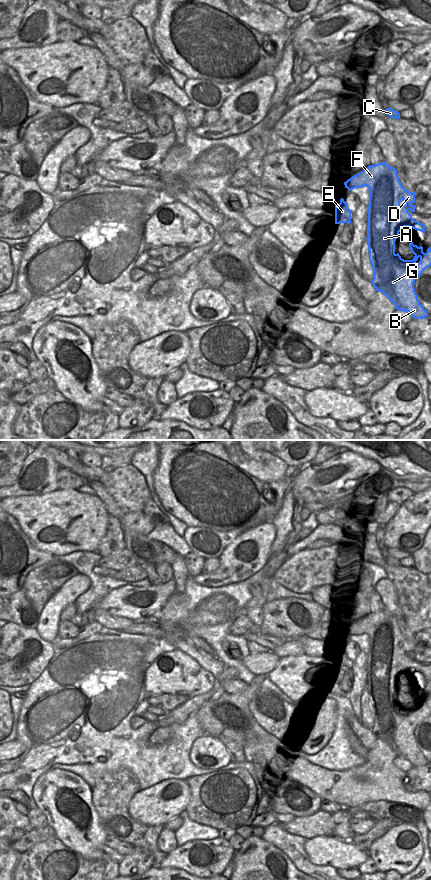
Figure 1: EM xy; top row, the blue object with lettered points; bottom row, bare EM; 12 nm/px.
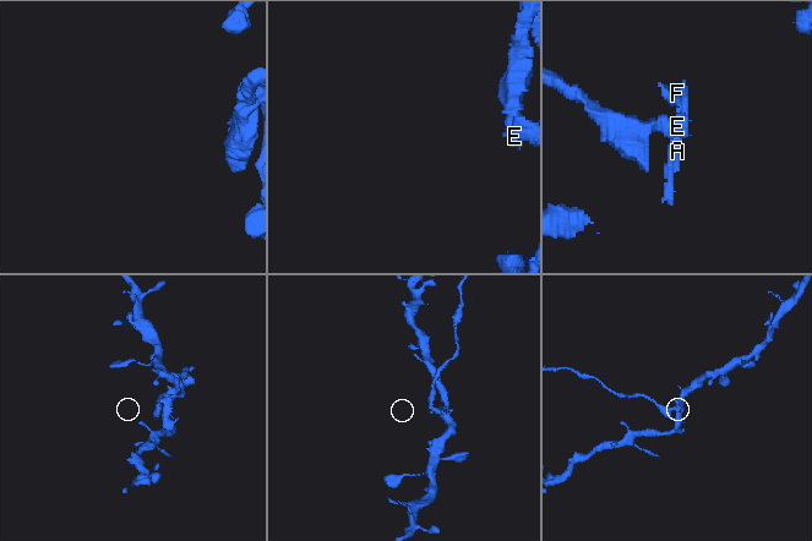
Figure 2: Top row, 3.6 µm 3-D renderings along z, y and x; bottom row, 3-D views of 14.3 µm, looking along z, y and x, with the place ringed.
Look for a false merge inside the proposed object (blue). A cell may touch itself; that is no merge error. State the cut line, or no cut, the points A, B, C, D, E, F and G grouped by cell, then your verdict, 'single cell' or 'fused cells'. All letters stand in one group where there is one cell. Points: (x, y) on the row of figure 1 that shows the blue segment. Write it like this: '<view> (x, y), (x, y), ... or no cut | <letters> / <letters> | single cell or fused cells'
xy (347, 187), (354, 188) | A B C D F G / E | fused cells

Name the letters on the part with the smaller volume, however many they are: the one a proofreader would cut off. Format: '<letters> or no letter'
E

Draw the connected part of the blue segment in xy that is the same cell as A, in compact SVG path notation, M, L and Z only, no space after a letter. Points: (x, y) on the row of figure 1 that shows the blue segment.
M383 161L375 165L370 165L363 171L352 176L344 182L345 188L369 188L368 206L368 226L367 243L369 250L369 260L373 269L372 285L376 291L382 292L396 306L396 309L408 312L414 319L423 319L428 316L428 312L420 304L415 292L415 280L422 272L431 266L431 247L427 252L423 252L423 247L409 243L411 253L415 256L412 260L404 260L399 253L395 253L395 241L399 237L400 242L405 239L399 236L399 232L404 227L413 228L425 233L425 225L414 220L408 212L415 212L415 192L406 190L397 175L397 170L390 167Z

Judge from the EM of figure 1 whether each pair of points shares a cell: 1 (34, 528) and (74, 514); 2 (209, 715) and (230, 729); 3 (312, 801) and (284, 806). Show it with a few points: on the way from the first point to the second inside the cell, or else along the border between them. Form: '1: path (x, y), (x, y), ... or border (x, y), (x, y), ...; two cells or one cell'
1: path (44, 522), (64, 521); one cell
2: path (214, 717), (219, 718), (225, 724); one cell
3: path (307, 804), (292, 804); one cell

